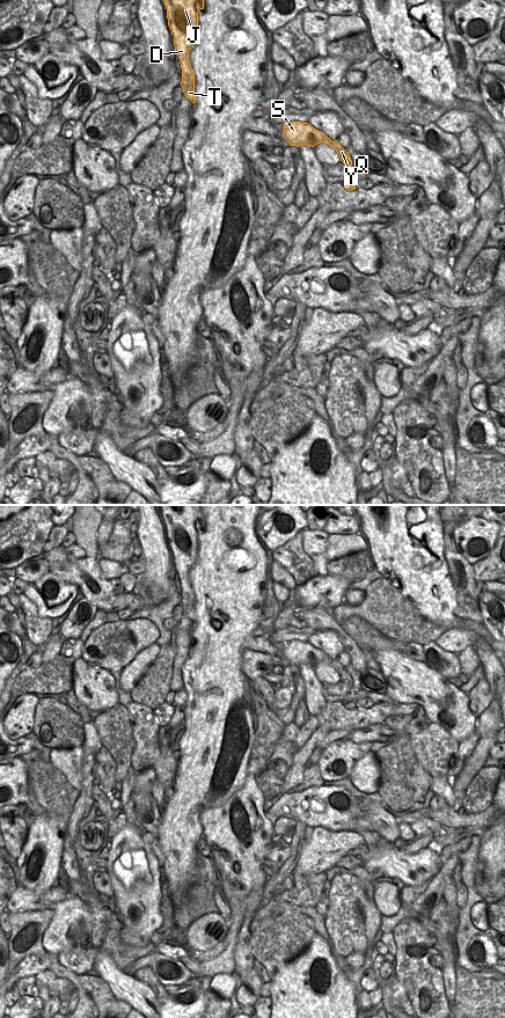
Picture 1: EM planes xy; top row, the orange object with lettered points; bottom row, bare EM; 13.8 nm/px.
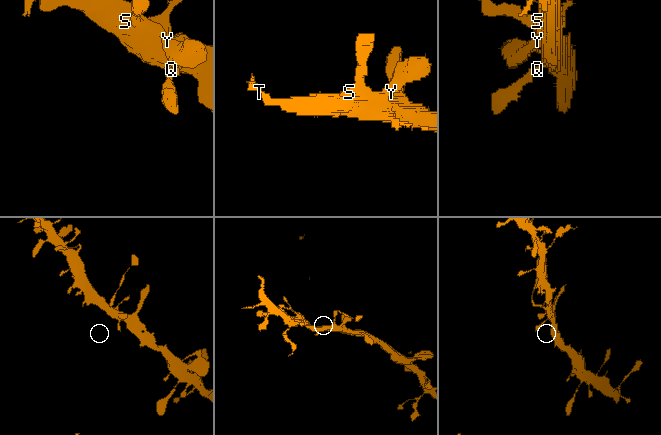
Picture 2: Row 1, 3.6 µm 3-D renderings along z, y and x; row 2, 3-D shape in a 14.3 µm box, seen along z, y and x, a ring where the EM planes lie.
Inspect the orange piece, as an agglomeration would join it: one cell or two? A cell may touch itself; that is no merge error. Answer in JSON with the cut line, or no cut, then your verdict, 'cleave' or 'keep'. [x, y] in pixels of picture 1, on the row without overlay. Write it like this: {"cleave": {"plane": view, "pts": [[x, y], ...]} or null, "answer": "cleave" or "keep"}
{"cleave": null, "answer": "keep"}

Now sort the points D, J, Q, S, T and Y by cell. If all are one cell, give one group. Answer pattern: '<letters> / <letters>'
D J Q S T Y

